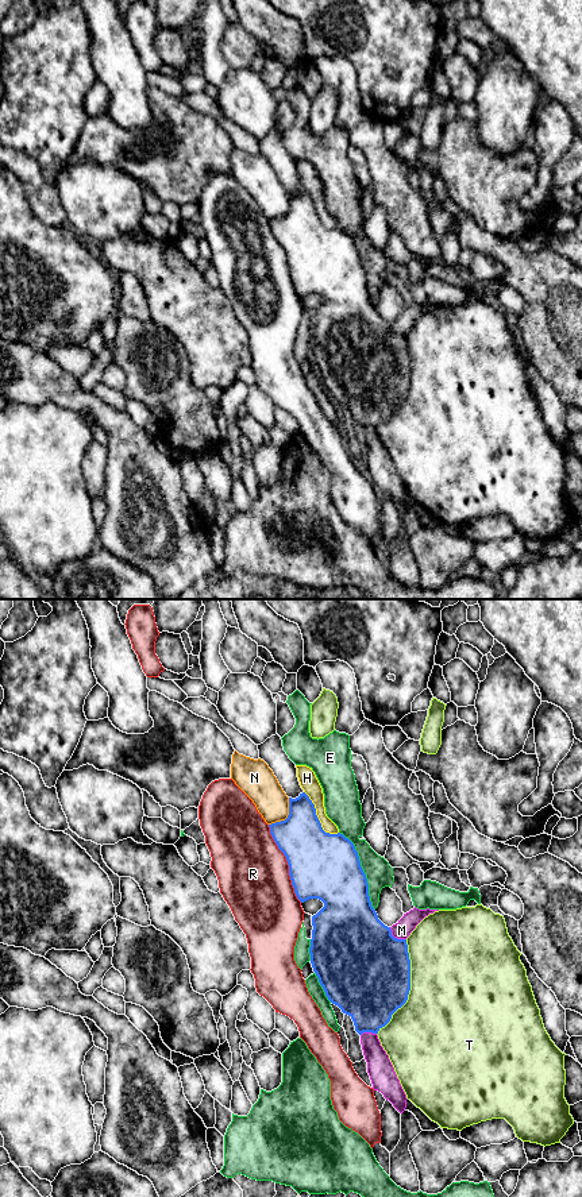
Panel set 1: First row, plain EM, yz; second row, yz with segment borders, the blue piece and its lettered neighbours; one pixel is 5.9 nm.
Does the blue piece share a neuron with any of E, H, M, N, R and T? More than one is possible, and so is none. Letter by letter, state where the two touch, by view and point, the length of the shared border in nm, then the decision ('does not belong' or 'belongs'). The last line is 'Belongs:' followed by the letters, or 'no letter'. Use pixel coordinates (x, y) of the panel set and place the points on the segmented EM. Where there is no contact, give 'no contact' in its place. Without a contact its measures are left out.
E: meets blue in yz at (362, 871); contact 500 nm long; does not belong
H: meets blue in yz at (316, 817); contact 320 nm long; does not belong
M: meets blue in yz at (396, 938); contact 130 nm long; does not belong
N: meets blue in yz at (288, 817); contact 200 nm long; does not belong
R: meets blue in yz at (288, 864); contact 500 nm long; does not belong
T: meets blue in yz at (409, 987); contact 600 nm long; does not belong
Belongs: no letter

